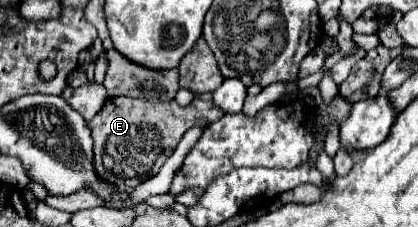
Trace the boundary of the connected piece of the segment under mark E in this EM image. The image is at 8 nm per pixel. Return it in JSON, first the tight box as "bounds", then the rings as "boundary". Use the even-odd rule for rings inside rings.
{"bounds":[89,92,225,190],"boundary":[[[211,92],[209,94],[195,94],[195,98],[191,100],[189,106],[179,106],[175,100],[169,100],[167,104],[153,104],[147,100],[135,100],[135,98],[125,98],[125,96],[109,98],[105,102],[105,108],[101,108],[101,112],[97,112],[97,116],[93,120],[89,120],[89,126],[93,130],[93,142],[95,142],[95,150],[93,150],[95,152],[95,170],[99,172],[99,176],[103,180],[107,180],[119,188],[133,190],[141,182],[157,176],[159,168],[173,154],[179,140],[183,138],[183,134],[189,128],[193,128],[193,126],[207,128],[209,124],[219,120],[223,114],[225,112],[221,112],[221,108],[217,108],[213,104]]]}

